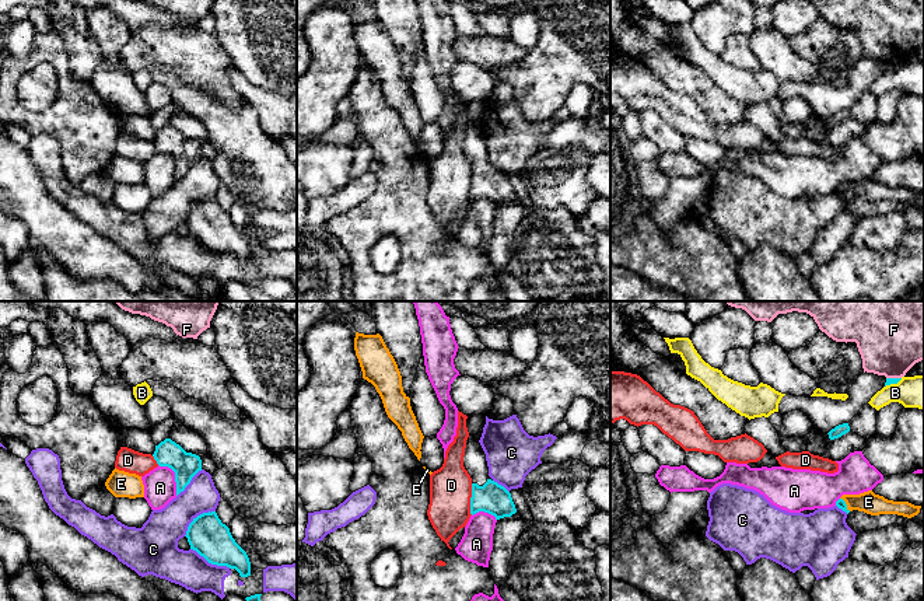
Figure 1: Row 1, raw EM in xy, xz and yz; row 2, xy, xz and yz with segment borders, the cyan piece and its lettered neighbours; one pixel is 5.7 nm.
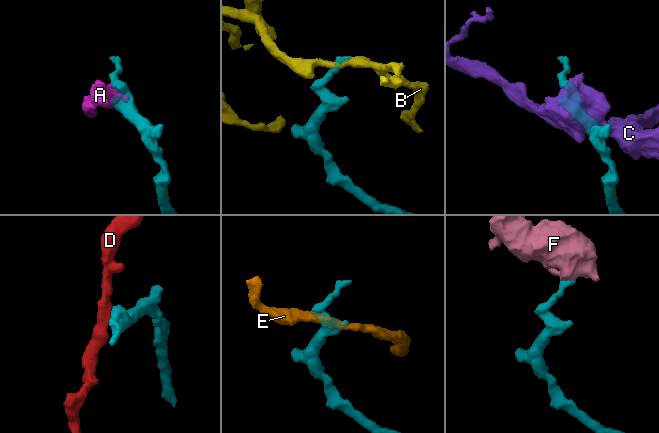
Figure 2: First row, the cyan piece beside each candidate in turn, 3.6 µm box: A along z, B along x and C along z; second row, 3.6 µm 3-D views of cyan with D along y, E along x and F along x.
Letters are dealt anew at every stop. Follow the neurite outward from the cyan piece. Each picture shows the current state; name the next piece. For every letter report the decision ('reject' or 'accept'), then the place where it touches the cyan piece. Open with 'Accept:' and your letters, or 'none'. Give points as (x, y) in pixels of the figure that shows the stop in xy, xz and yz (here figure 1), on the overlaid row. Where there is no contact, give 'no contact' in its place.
Accept: none
A: reject; meets cyan in xy at (175, 477)
B: reject; meets cyan in yz at (893, 383)
C: reject; meets cyan in xy at (196, 517)
D: reject; meets cyan in xz at (471, 499)
E: reject; meets cyan in yz at (846, 505)
F: reject; meets cyan in yz at (893, 378)

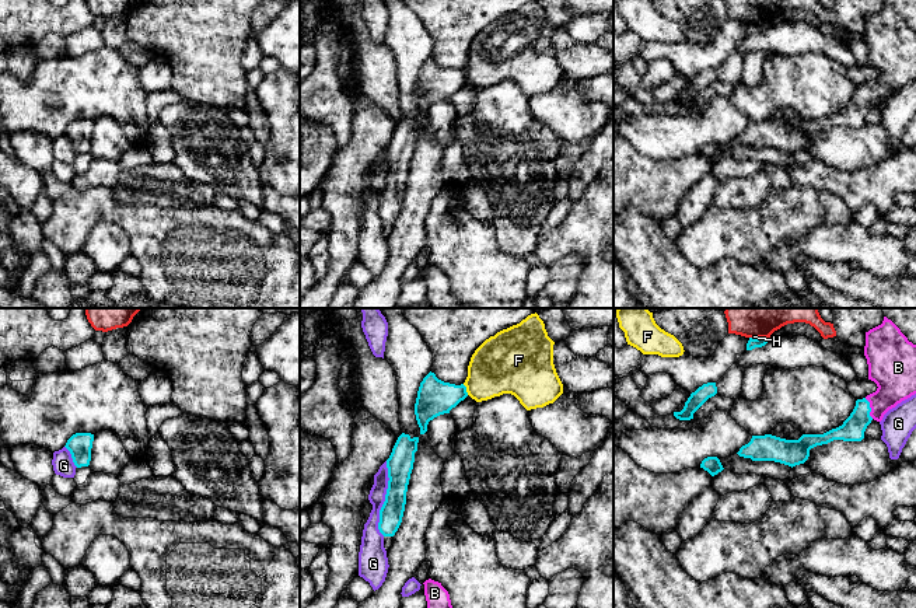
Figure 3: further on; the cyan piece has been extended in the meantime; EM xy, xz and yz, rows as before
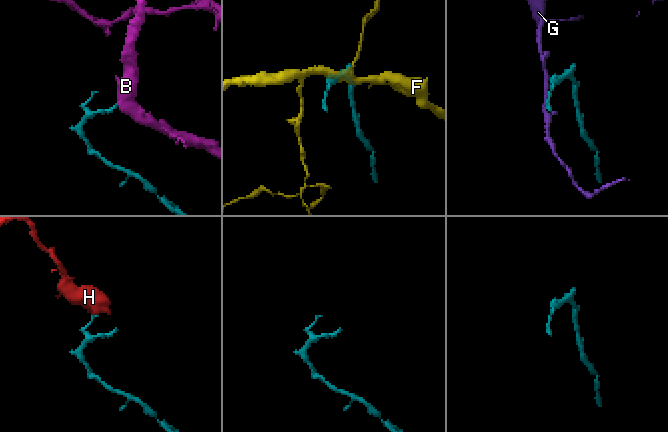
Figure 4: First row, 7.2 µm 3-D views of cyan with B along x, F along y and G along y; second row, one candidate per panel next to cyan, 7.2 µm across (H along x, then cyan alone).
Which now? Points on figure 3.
Accept: B
B: accept; meets cyan in yz at (870, 408)
F: reject; meets cyan in xz at (465, 390)
G: reject; meets cyan in xz at (385, 499)
H: reject; meets cyan in yz at (759, 338)

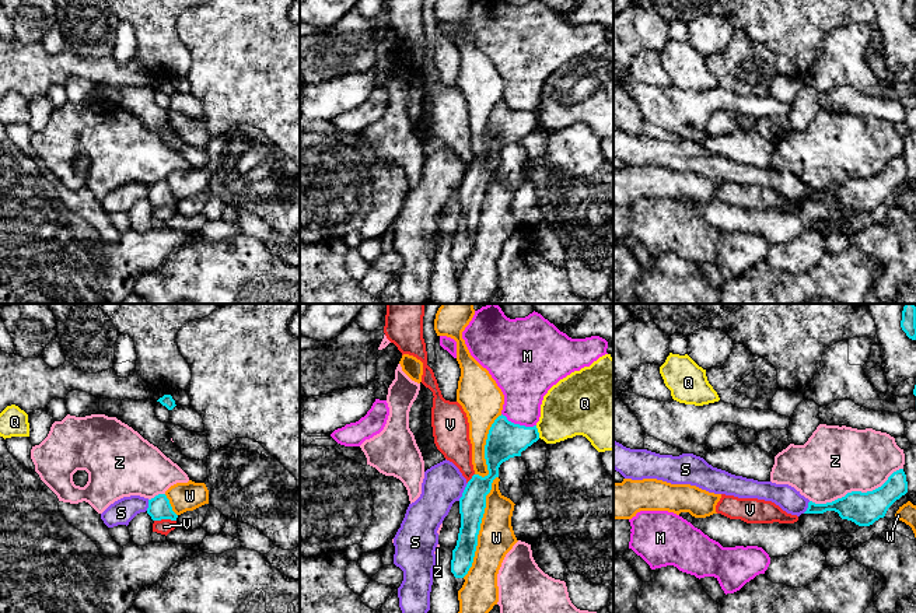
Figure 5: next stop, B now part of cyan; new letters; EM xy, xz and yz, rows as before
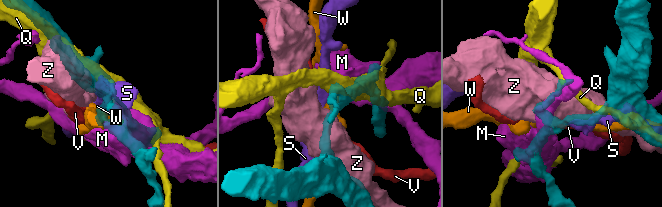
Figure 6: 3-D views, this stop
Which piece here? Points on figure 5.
Accept: none
M: reject; meets cyan in xz at (518, 424)
Q: reject; meets cyan in xz at (537, 431)
S: reject; meets cyan in xz at (464, 491)
V: reject; meets cyan in xy at (164, 518)
W: reject; meets cyan in xz at (479, 526)
Z: reject; meets cyan in yz at (856, 491)

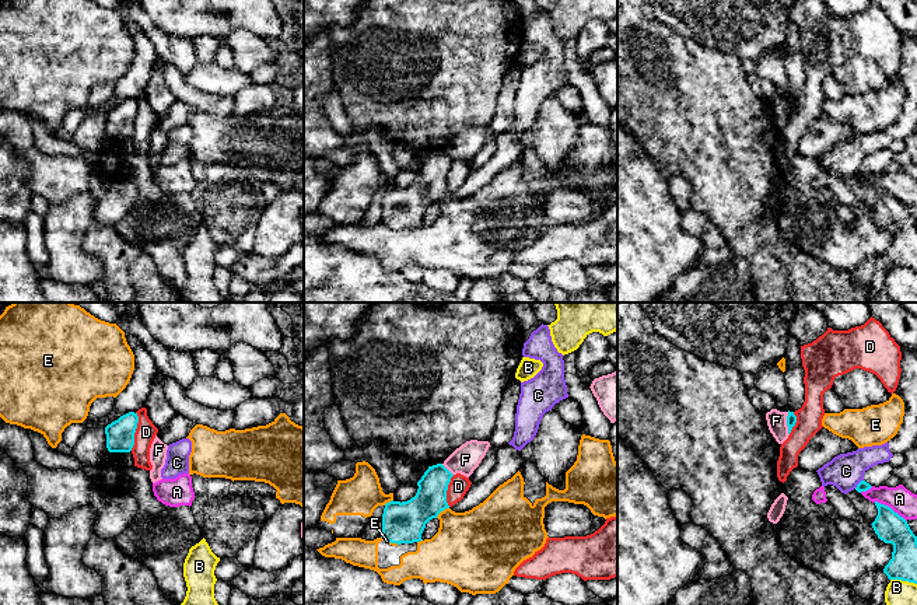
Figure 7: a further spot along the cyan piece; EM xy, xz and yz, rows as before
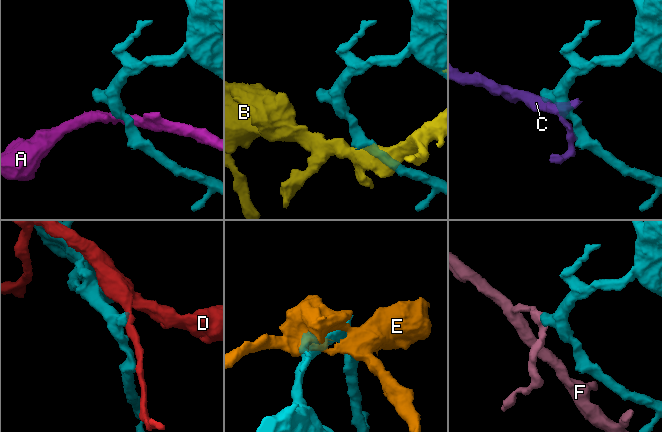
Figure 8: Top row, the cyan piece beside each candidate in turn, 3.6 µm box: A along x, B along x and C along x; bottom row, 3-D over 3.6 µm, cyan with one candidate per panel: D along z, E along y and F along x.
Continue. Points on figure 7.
Accept: none
A: reject; meets cyan in yz at (889, 507)
B: reject; meets cyan in yz at (903, 580)
C: reject; meets cyan in yz at (858, 483)
D: reject; meets cyan in xy at (135, 432)
E: reject; meets cyan in xz at (441, 510)
F: reject; meets cyan in yz at (787, 423)

